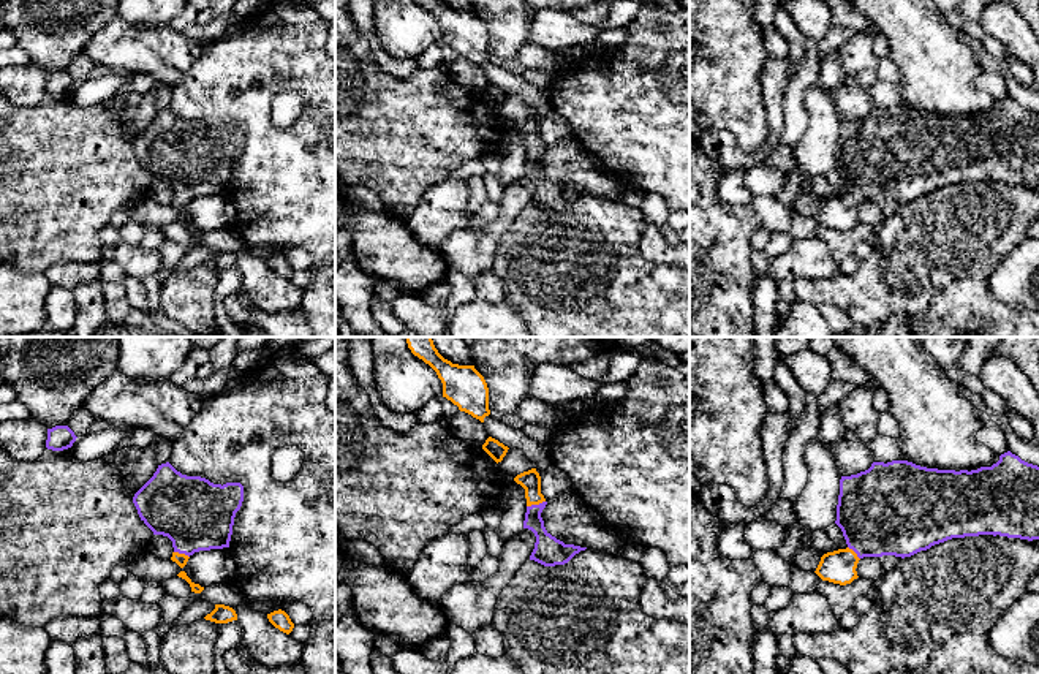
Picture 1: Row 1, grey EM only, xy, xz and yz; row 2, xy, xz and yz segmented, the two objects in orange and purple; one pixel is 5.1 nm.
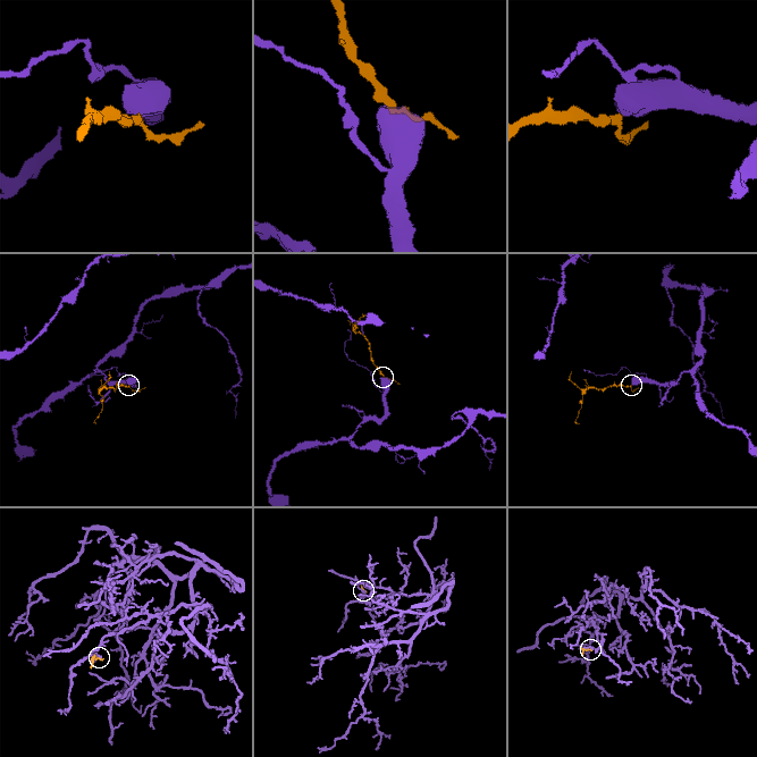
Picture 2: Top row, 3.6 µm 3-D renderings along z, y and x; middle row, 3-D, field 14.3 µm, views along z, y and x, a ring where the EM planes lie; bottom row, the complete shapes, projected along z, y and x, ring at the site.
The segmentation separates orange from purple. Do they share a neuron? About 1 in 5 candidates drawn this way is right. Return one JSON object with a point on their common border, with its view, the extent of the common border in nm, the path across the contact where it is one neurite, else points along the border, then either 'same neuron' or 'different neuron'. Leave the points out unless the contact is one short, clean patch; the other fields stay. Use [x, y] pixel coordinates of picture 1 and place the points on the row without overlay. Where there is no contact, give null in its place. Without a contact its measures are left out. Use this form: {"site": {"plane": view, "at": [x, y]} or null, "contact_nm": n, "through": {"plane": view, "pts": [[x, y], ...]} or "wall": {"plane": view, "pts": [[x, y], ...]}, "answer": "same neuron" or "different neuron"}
{"site": {"plane": "xz", "at": [535, 149]}, "contact_nm": 100, "through": {"plane": "xz", "pts": [[530, 127], [535, 149], [535, 170], [547, 196]]}, "answer": "same neuron"}

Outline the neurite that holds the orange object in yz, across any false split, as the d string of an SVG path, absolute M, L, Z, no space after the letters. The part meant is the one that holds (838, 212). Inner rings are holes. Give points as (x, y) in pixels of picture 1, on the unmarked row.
M1011 97L992 112L977 115L938 115L908 106L873 108L865 117L841 122L835 169L841 174L848 193L821 203L816 220L822 226L846 231L857 225L857 209L863 203L911 203L952 184L999 180L1020 185L1039 185L1039 112L1022 106Z

